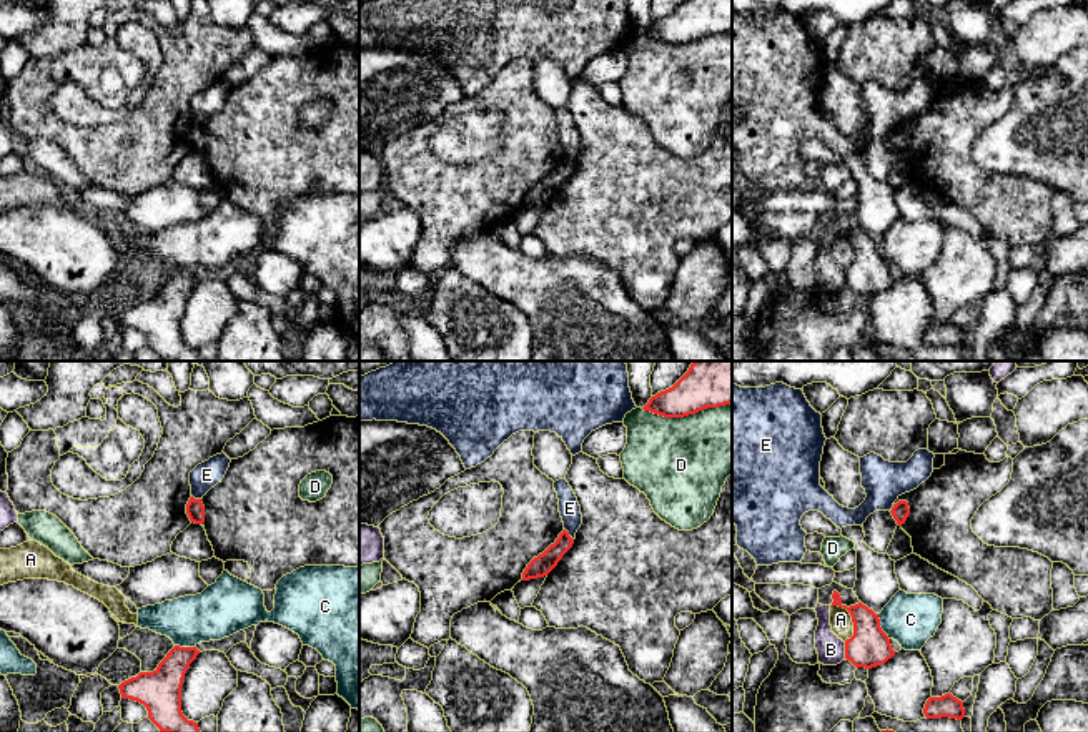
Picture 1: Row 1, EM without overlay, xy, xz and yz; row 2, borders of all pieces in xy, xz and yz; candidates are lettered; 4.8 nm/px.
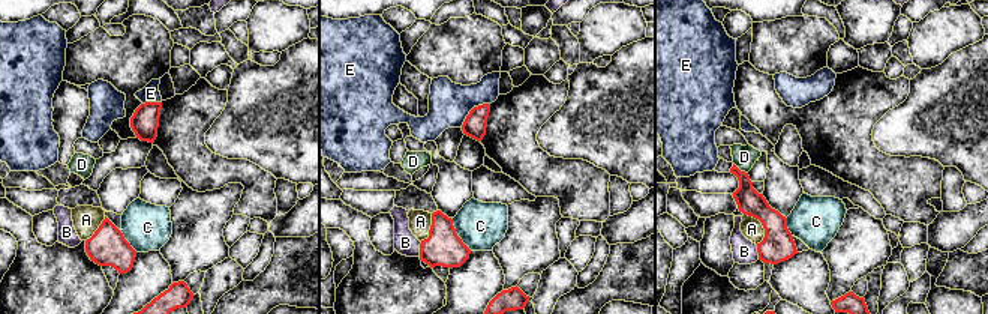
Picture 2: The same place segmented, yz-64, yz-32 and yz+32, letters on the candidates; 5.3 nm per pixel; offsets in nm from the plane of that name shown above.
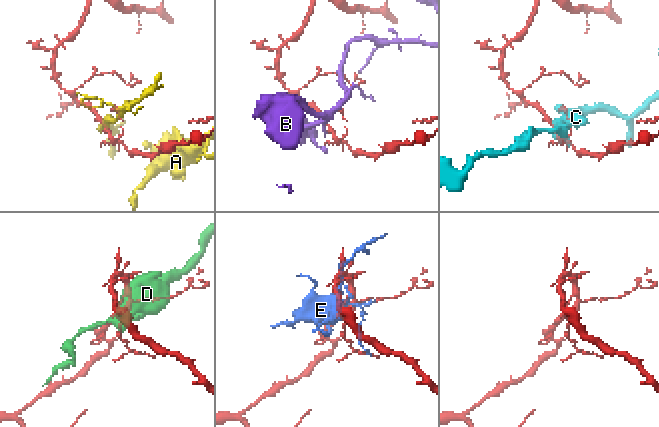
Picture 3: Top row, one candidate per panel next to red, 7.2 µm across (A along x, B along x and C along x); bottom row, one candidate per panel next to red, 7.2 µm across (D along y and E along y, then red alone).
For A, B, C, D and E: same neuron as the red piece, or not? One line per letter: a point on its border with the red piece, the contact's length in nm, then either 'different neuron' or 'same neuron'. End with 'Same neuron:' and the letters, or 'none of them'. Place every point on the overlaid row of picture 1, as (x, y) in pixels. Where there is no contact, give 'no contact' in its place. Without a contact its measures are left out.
A: meets red in yz at (852, 619); contact 200 nm long; different neuron
B: meets red in yz at (845, 651); contact 80 nm long; different neuron
C: meets red in yz at (880, 628); contact 140 nm long; different neuron
D: meets red in xz at (686, 415); contact 440 nm long; different neuron
E: meets red in xz at (568, 534); contact 80 nm long; different neuron
Same neuron: none of them

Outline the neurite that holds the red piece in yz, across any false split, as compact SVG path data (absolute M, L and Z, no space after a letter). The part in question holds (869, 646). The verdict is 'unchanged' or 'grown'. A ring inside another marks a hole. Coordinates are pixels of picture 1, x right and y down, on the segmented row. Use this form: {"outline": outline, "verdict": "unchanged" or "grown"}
{"outline": "M833 591L832 599L832 606L847 609L853 622L853 636L845 640L847 660L850 660L857 669L872 669L885 664L895 655L888 636L880 627L878 614L862 602L850 607L843 606L837 591Z", "verdict": "unchanged"}

